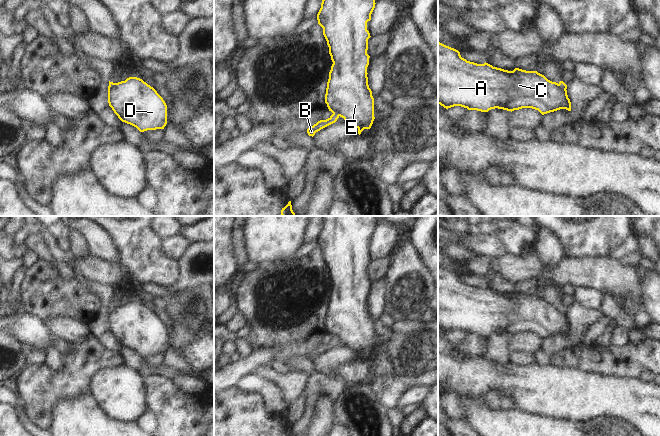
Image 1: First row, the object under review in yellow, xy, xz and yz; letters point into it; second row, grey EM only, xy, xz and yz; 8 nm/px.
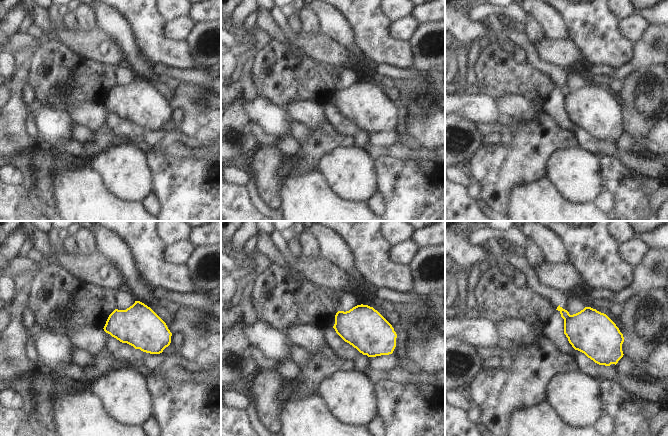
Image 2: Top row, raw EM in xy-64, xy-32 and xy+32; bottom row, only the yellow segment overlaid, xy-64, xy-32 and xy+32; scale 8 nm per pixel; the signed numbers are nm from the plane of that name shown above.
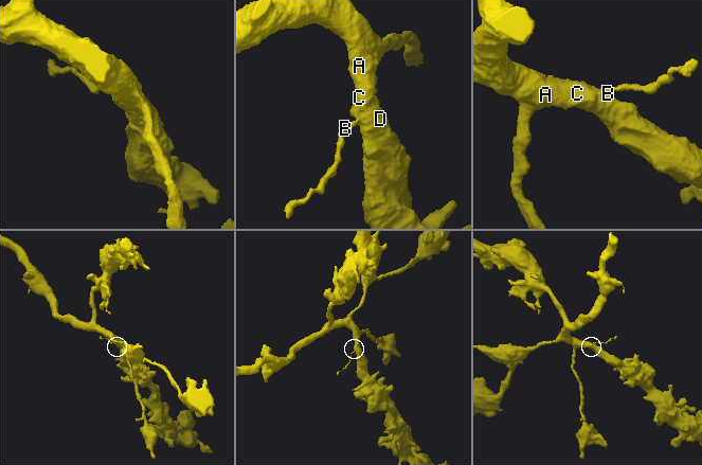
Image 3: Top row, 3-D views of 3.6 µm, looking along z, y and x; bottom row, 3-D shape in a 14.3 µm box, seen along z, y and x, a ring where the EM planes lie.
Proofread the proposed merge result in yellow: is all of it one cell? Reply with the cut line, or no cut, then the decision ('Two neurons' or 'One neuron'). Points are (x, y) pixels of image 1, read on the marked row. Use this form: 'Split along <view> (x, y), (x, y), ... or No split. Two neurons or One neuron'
Split along xz (333, 112), (339, 115). Two neurons.

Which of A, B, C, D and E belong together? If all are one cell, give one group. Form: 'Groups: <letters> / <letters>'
Groups: A C D E / B.

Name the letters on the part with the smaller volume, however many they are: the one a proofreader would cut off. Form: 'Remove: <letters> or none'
Remove: B.

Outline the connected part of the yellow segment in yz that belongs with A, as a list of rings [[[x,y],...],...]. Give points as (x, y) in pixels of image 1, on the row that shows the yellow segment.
[[[438,42],[438,104],[448,109],[461,106],[468,110],[488,112],[491,109],[507,111],[532,108],[542,115],[560,109],[571,111],[566,89],[548,80],[537,71],[515,68],[513,71],[493,67],[488,63],[477,64],[462,58],[454,48]]]

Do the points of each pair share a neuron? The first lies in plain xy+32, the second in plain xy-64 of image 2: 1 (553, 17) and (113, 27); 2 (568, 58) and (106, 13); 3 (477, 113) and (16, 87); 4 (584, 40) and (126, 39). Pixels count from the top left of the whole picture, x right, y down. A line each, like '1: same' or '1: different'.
1: same
2: different
3: different
4: different

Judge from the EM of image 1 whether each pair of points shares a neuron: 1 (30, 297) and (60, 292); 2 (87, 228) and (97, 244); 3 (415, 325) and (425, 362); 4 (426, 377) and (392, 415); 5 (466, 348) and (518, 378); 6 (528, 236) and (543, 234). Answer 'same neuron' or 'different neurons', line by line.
1: same neuron
2: same neuron
3: different neurons
4: different neurons
5: different neurons
6: different neurons

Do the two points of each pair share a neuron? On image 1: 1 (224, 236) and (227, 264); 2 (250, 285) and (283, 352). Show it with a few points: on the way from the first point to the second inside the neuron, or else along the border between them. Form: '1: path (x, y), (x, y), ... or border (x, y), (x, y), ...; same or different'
1: path (224, 243), (224, 257); same
2: path (255, 302), (256, 319), (272, 335); same

